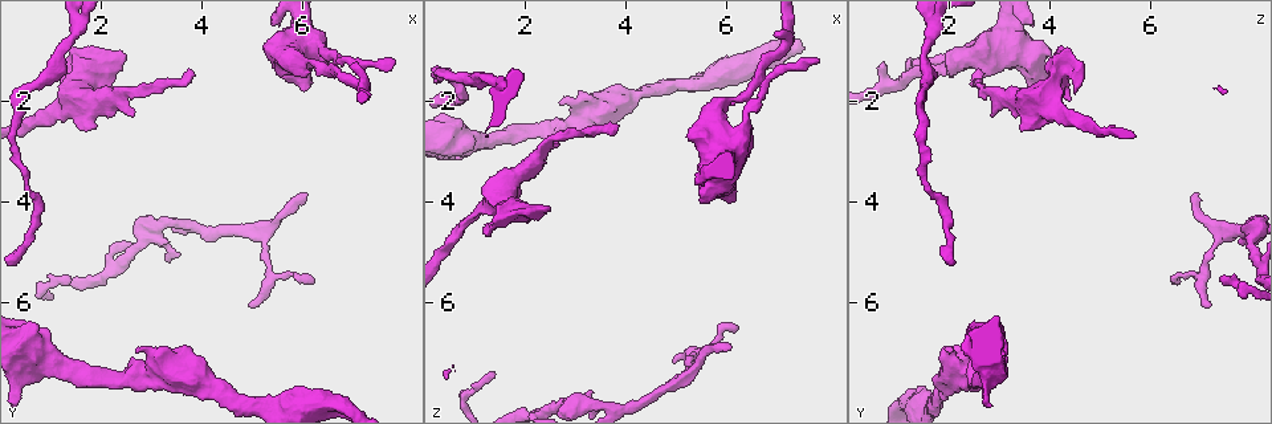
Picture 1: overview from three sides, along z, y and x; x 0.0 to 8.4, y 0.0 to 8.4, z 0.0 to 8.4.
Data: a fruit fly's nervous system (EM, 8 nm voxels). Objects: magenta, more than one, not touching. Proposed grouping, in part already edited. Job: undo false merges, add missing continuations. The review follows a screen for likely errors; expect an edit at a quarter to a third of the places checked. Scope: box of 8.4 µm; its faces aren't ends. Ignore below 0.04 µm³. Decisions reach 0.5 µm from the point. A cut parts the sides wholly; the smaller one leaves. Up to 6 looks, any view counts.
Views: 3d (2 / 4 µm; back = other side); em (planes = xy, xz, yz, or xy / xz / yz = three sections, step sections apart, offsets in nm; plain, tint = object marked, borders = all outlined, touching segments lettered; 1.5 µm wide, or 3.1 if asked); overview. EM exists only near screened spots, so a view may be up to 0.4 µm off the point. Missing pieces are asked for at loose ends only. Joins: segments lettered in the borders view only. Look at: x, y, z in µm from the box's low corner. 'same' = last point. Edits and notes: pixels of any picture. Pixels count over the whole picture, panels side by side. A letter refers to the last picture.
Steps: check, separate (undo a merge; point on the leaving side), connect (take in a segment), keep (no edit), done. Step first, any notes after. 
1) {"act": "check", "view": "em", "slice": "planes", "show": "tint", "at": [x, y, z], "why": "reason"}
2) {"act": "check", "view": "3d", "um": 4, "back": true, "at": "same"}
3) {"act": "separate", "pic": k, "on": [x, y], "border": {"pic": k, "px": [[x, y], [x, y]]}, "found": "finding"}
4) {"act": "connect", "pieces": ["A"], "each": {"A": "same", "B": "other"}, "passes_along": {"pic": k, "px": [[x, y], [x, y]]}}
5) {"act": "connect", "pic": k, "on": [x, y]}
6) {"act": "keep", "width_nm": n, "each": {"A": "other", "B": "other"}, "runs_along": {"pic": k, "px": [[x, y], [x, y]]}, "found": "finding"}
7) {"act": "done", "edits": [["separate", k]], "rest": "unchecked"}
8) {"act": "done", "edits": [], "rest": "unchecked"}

{"act": "check", "view": "3d", "um": 2, "at": [7.80, 1.20, 1.20], "why": "free end"}

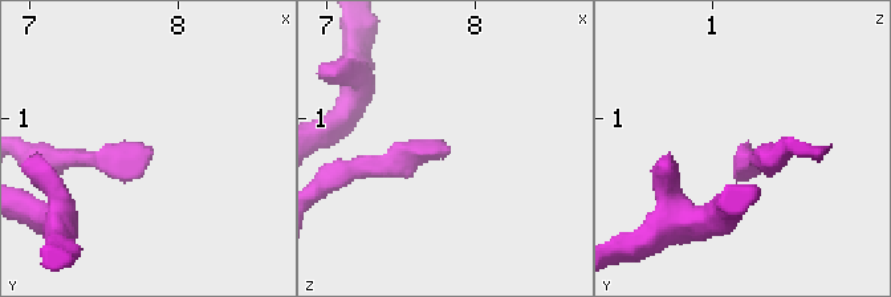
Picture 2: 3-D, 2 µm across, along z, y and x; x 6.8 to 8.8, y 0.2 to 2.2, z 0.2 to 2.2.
{"act": "check", "view": "em", "slice": "xz", "step": 4, "show": "tint", "at": [7.82, 1.22, 1.16]}

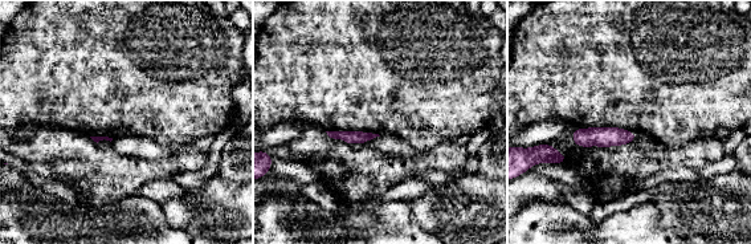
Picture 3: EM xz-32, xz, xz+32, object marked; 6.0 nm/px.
{"act": "check", "view": "em", "slice": "planes", "show": "borders", "at": "same"}

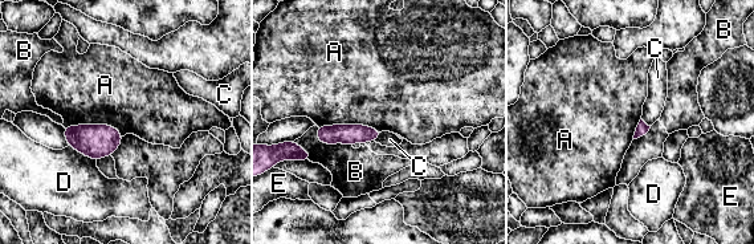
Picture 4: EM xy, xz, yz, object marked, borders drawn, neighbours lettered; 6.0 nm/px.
{"act": "keep", "longest_contact_nm": ["A", 400], "each": {"A": "other", "B": "other", "C": "other", "D": "other", "E": "other"}, "runs_along": {"pic": 4, "px": [[376, 133], [325, 134], [320, 137]]}, "found": "none of them fits"}

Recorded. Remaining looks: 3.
{"act": "check", "view": "3d", "um": 2, "at": [6.10, 3.75, 6.90], "why": "an open end"}

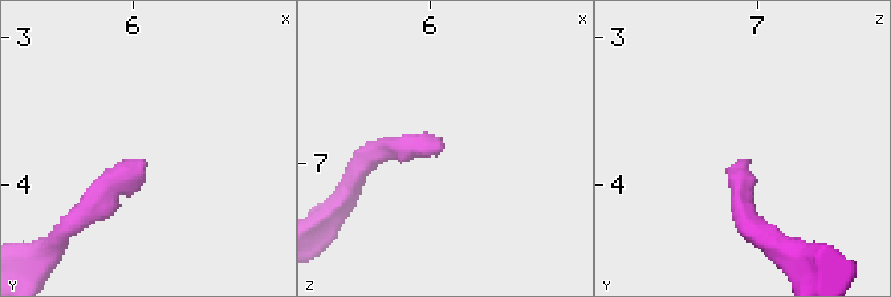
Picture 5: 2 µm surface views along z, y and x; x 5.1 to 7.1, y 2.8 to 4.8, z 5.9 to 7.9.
{"act": "check", "view": "em", "slice": "planes", "show": "borders", "at": [6.08, 3.82, 6.88]}

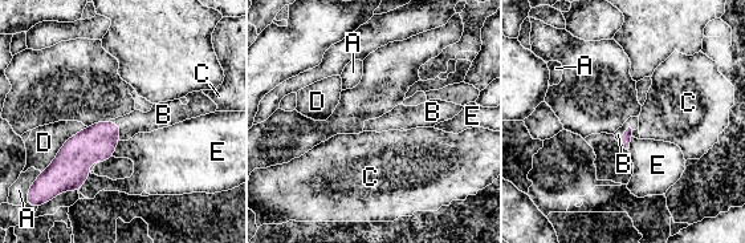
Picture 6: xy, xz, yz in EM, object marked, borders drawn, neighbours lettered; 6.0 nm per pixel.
{"act": "connect", "pieces": ["B"], "each": {"A": "other", "B": "same", "C": "other", "D": "other", "E": "other"}, "passes_along": {"pic": 6, "px": [[629, 129], [623, 134], [618, 134]]}, "found": "it goes on there"}

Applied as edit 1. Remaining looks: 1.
{"act": "done", "edits": [["connect", 6]], "rest": "unchecked"}

